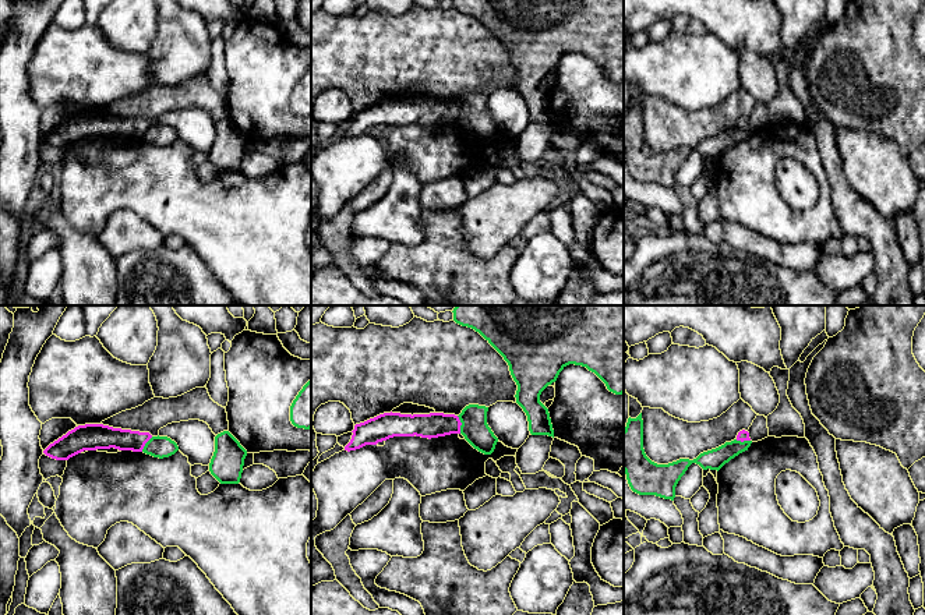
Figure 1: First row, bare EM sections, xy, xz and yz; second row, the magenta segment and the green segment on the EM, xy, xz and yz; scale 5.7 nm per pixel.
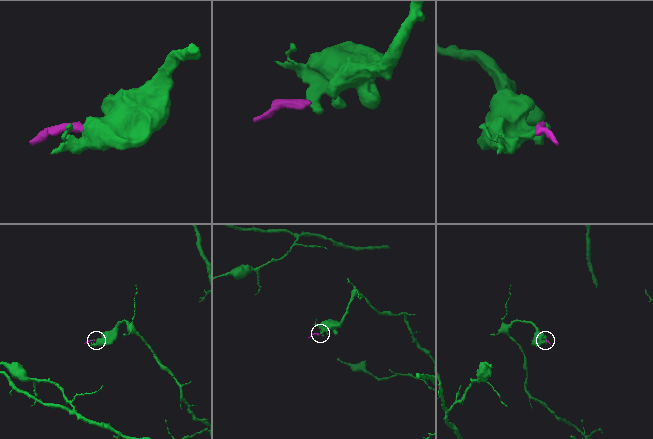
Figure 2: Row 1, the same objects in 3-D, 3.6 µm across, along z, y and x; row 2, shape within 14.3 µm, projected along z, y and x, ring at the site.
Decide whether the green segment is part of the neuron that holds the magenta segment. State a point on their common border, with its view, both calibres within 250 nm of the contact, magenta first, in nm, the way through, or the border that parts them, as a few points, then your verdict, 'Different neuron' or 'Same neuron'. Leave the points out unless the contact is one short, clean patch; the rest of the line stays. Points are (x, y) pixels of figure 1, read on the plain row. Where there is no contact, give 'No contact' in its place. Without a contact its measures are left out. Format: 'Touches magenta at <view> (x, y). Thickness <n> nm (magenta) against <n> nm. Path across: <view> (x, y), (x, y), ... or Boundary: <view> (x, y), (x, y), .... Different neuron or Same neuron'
Touches magenta at xz (461, 112). Thickness 140 nm (magenta) against 160 nm. Boundary: xz (456, 103), (461, 110), (461, 120). Different neuron

